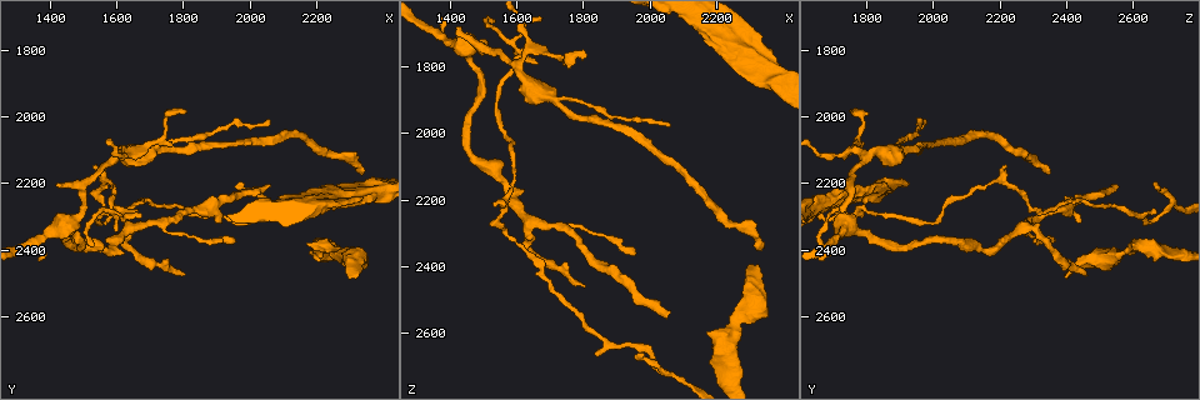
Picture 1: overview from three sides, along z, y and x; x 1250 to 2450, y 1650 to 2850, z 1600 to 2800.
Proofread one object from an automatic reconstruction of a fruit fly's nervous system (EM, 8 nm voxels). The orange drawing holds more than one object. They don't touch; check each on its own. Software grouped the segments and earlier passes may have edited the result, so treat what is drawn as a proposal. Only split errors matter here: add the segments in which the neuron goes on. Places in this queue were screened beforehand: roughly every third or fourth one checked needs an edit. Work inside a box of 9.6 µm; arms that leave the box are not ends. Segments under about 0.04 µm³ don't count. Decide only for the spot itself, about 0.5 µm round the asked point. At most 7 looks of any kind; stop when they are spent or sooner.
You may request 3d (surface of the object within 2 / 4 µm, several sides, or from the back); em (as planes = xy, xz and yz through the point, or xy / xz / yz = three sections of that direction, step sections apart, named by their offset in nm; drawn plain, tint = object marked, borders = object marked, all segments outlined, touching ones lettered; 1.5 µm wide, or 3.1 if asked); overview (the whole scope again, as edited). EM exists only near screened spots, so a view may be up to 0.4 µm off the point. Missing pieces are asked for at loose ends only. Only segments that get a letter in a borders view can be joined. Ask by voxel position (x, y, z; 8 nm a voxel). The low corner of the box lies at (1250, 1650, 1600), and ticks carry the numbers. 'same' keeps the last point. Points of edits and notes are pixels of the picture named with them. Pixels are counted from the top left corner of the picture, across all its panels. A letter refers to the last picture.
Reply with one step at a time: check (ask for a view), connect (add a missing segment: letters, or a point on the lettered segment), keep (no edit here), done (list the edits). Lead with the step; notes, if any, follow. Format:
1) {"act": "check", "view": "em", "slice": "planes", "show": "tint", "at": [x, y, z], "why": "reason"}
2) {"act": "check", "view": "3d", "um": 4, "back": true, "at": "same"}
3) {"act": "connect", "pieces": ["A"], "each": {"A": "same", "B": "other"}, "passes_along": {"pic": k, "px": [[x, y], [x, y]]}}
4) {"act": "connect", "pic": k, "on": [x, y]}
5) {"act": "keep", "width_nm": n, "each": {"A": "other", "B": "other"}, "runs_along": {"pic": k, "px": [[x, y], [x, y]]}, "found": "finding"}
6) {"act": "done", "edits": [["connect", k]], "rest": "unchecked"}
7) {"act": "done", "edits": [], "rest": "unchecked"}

{"act": "check", "view": "em", "slice": "xy", "step": 8, "show": "borders", "at": [2300, 2480, 2400], "why": "free end"}

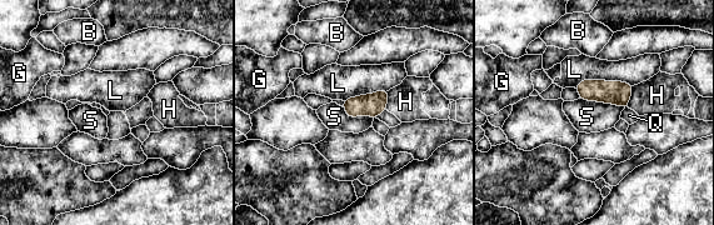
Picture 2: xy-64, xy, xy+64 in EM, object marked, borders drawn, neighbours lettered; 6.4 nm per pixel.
{"act": "keep", "each": {"B": "other", "G": "other", "H": "other", "L": "other", "Q": "other", "S": "other"}, "border": {"pic": 2, "px": [[580, 98], [618, 104], [624, 108]]}, "found": "no lettered segment goes on from it"}

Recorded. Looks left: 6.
{"act": "check", "view": "3d", "um": 4, "at": [2270, 2200, 1820], "why": "branch stops here"}

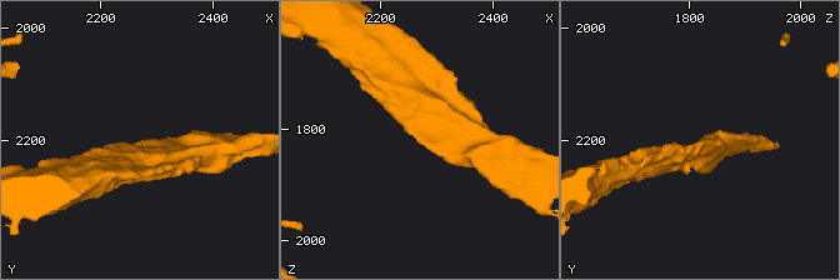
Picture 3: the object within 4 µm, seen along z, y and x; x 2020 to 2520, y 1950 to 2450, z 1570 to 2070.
{"act": "check", "view": "em", "slice": "yz", "step": 8, "show": "tint", "at": [2265, 2205, 1820], "why": "shape alone is not enough"}

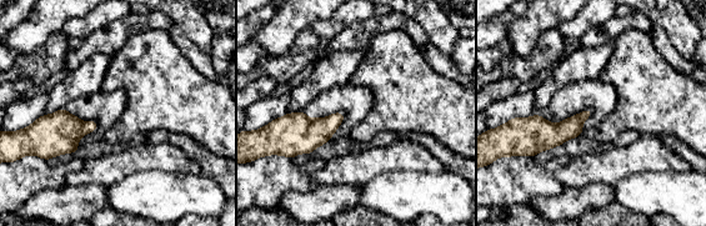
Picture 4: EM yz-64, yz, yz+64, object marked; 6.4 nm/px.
{"act": "check", "view": "em", "slice": "planes", "show": "borders", "at": "same"}

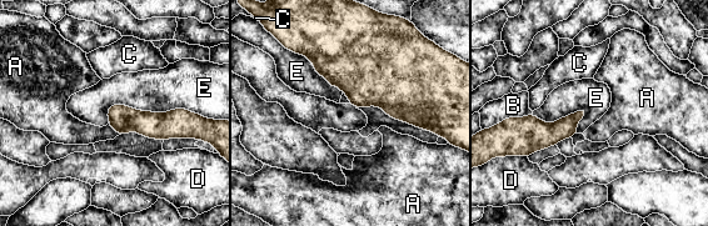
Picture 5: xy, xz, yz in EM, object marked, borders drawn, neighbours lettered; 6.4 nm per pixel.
{"act": "keep", "each": {"A": "other", "B": "other", "C": "other", "D": "other", "E": "other"}, "found": "none of them fits"}

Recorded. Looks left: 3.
{"act": "check", "view": "3d", "um": 2, "back": true, "at": [1800, 1980, 1760], "why": "free end"}

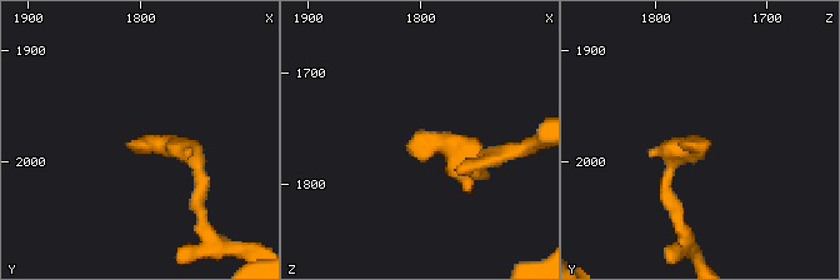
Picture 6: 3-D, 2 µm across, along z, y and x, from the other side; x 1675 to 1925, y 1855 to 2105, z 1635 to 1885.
{"act": "check", "view": "em", "slice": "planes", "show": "plain", "at": [1810, 1984, 1764], "why": "need the tissue"}

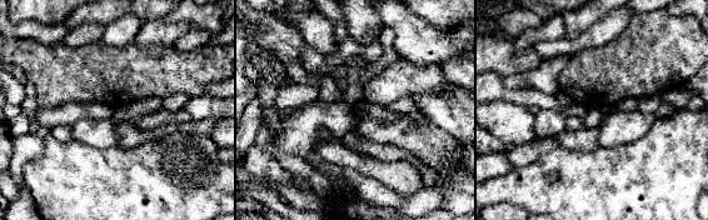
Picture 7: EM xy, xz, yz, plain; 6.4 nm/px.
{"act": "check", "view": "em", "slice": "planes", "show": "borders", "at": "same"}

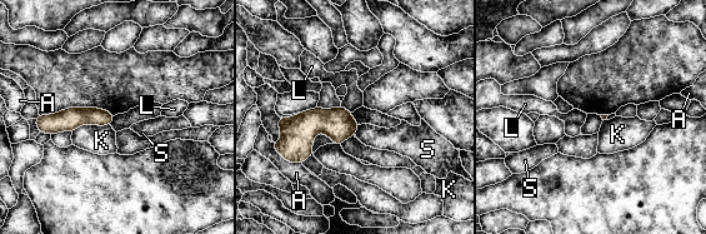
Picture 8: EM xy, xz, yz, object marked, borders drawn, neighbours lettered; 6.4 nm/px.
{"act": "keep", "each": {"A": "other", "K": "other", "L": "other", "S": "other"}, "runs_along": {"pic": 8, "px": [[109, 116], [40, 123]]}, "found": "none of them fits"}

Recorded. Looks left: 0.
{"act": "done", "edits": [], "rest": "unchecked"}

